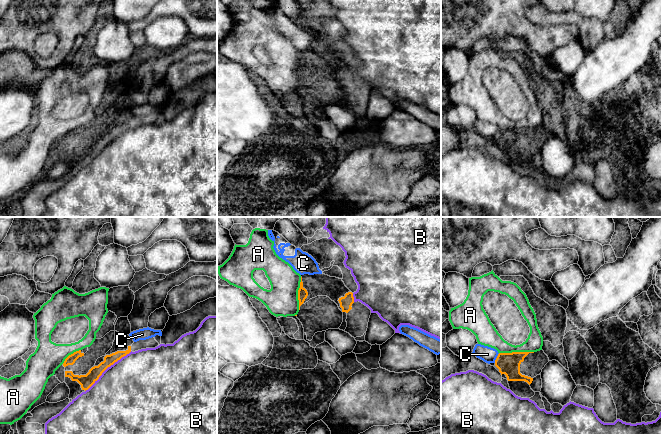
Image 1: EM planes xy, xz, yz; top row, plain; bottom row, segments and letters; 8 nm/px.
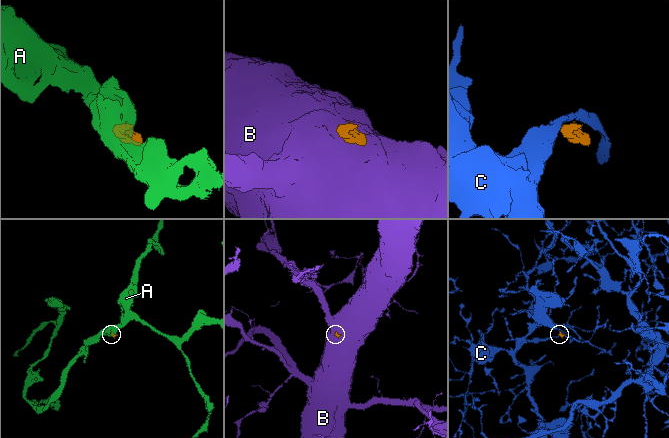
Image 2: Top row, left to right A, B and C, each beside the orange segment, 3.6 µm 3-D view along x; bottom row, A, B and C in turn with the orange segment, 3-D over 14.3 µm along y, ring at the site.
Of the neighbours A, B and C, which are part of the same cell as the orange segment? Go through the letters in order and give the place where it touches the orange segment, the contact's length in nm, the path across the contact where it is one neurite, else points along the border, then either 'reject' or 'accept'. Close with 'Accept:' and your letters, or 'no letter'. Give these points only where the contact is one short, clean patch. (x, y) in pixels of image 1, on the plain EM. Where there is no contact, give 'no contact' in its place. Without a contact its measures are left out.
A: yz (516, 128) | 280 nm | along yz (533, 127), (499, 129) | reject
B: xy (107, 143) | 500 nm | reject
C: yz (496, 134) | 90 nm | along yz (499, 129), (494, 138) | reject
Accept: no letter

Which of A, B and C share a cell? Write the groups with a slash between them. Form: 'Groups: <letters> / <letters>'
Groups: A / B / C

